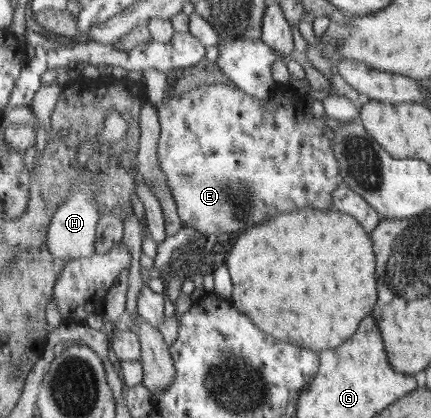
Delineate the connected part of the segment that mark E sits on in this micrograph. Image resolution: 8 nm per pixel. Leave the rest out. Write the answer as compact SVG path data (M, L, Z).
M207 83L183 95L172 96L164 99L156 106L160 116L162 131L160 134L158 151L161 170L167 175L169 188L178 204L180 217L184 220L185 227L197 228L199 234L235 233L237 230L247 230L255 224L265 222L271 216L276 217L281 213L299 210L300 208L313 207L323 210L334 209L334 192L344 185L340 164L332 149L332 140L327 138L327 124L324 115L315 119L305 109L304 96L289 88L289 84L276 85L270 92L268 100L259 100L256 96L249 95L234 84Z

